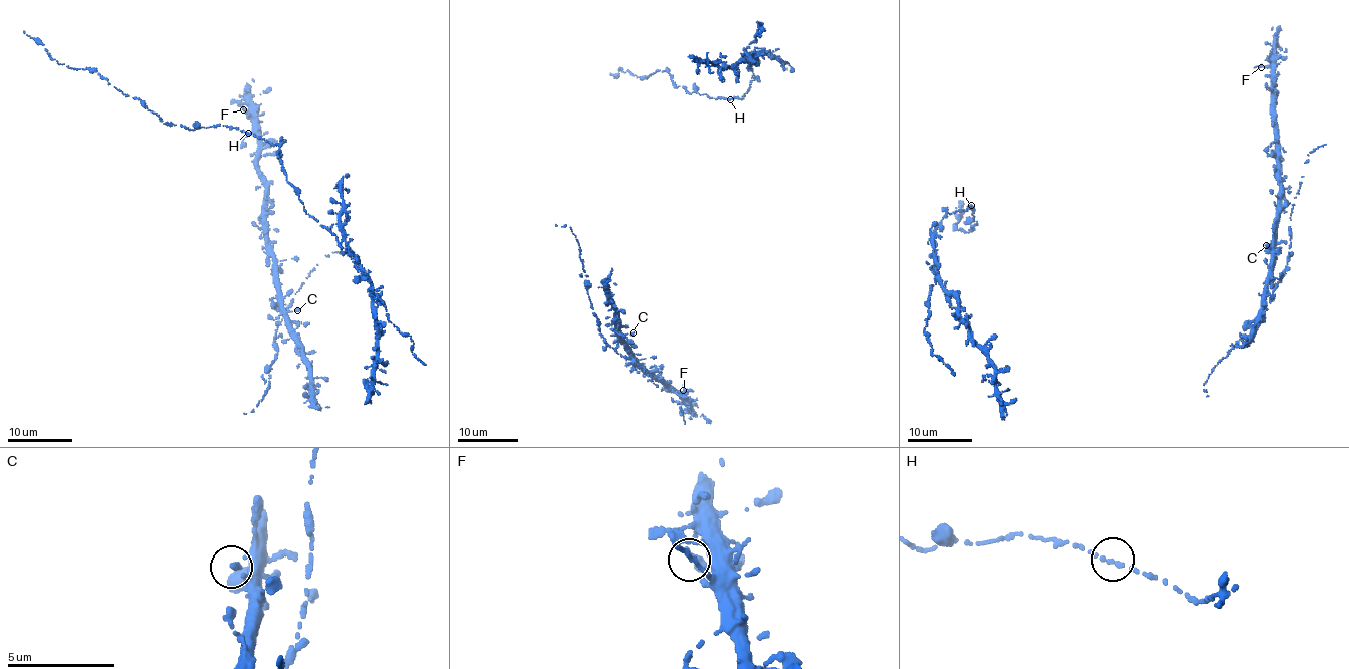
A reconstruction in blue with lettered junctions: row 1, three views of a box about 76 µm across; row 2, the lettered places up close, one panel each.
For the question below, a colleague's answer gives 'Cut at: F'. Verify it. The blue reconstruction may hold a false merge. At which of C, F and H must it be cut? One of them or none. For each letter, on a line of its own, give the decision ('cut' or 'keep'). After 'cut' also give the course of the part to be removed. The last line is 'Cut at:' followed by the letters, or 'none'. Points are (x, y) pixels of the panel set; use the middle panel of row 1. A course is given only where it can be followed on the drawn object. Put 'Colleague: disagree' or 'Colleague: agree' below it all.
C: keep
F: keep
H: keep
Cut at: none
Colleague: disagree

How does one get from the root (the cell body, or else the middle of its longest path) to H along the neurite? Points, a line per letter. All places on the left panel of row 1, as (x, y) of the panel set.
H: (372, 389), (378, 338), (369, 276), (339, 225), (323, 228), (304, 209), (276, 154), (281, 145), (248, 132)

